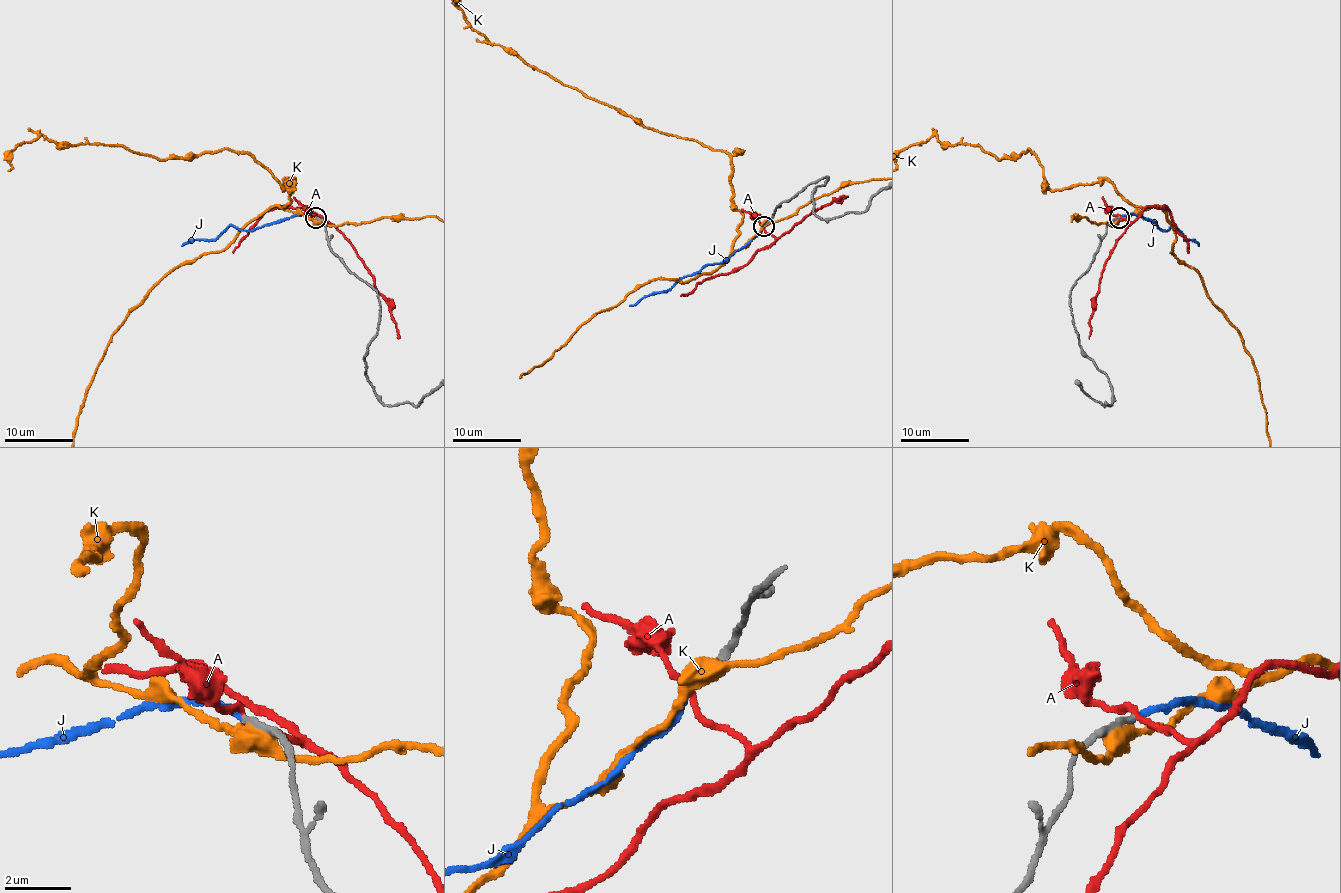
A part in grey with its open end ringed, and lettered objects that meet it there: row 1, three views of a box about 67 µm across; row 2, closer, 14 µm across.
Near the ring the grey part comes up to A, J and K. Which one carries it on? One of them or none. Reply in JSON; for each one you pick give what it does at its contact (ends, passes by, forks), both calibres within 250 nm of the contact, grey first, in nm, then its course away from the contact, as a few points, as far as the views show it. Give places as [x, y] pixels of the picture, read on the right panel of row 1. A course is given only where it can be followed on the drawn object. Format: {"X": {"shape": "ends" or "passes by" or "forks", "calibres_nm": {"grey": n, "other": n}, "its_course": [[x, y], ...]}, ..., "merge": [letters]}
{"J": {"shape": "ends", "calibres_nm": {"grey": 190, "other": 180}, "its_course": [[1118, 217], [1139, 213], [1165, 231], [1173, 225], [1185, 239], [1199, 246]]}, "merge": ["J"]}

